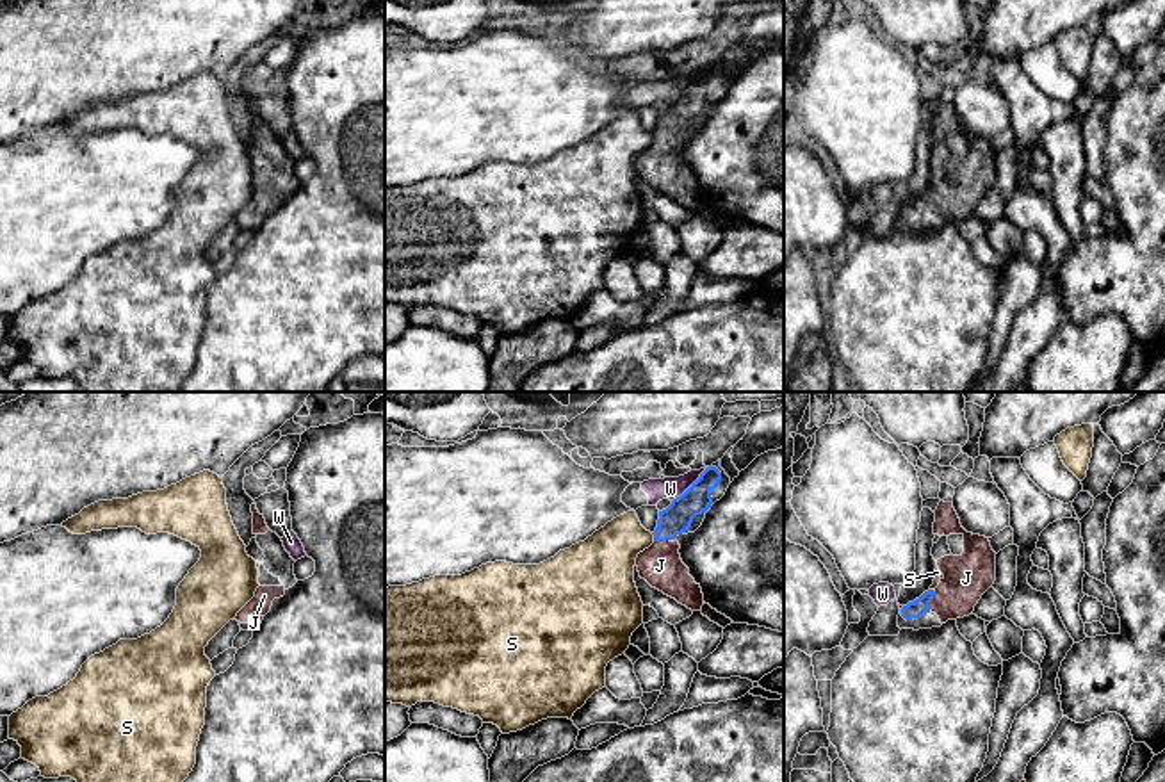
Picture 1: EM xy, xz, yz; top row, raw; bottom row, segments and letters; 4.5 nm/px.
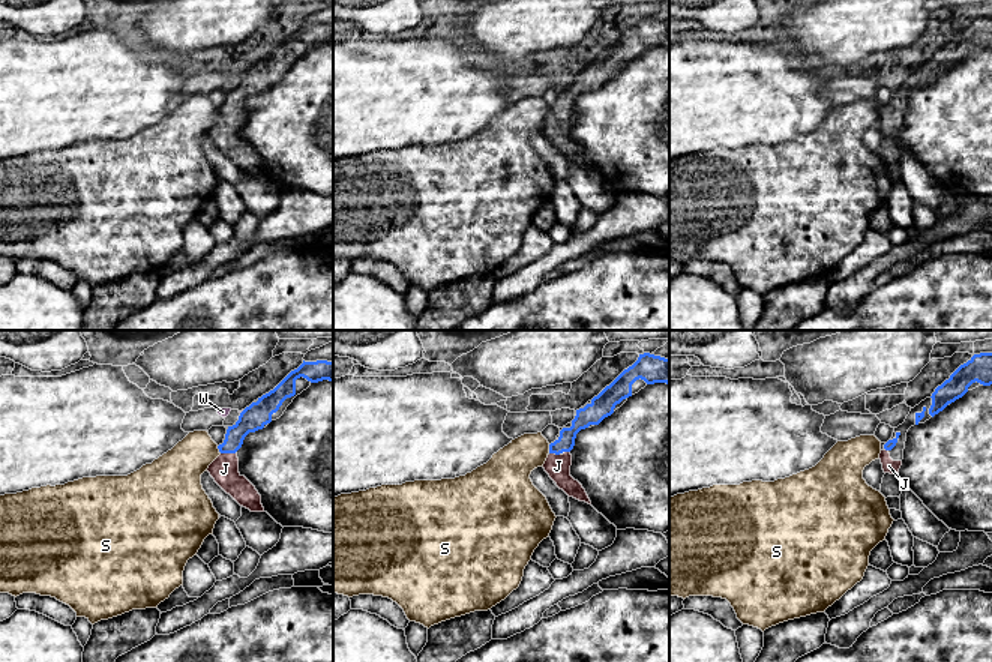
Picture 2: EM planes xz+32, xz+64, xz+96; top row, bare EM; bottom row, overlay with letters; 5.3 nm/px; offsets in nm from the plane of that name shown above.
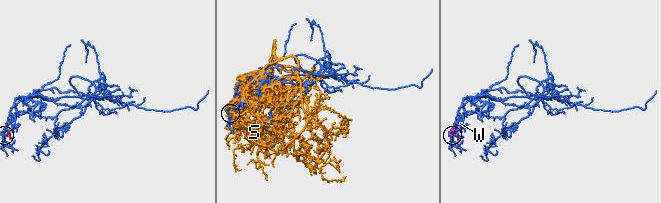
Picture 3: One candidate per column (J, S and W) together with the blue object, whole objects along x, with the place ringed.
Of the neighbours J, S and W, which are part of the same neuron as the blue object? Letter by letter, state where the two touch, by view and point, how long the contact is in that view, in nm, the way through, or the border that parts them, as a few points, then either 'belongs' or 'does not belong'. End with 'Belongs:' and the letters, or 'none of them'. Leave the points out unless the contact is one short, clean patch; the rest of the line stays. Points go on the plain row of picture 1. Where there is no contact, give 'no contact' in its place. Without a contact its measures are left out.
J: contact yz (930, 202); length 90 nm; way yz (920, 207), (930, 202), (943, 202), (966, 179); belongs
S: contact xz (654, 138); length 40 nm; does not belong
W: contact xz (692, 86); length 220 nm; does not belong
Belongs: J

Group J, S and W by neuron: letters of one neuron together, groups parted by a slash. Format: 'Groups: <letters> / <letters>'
Groups: J / S / W

